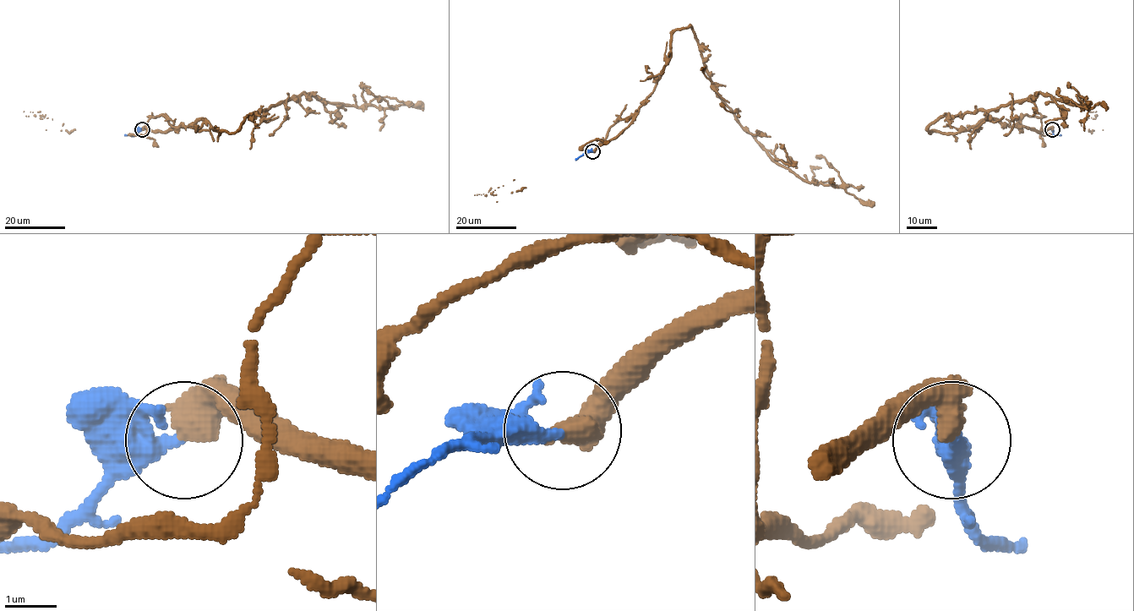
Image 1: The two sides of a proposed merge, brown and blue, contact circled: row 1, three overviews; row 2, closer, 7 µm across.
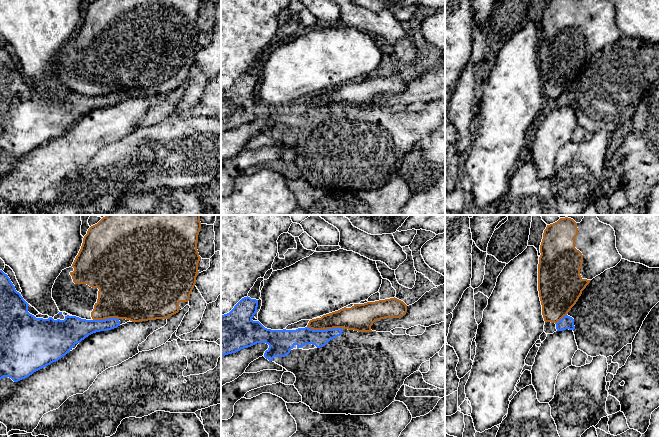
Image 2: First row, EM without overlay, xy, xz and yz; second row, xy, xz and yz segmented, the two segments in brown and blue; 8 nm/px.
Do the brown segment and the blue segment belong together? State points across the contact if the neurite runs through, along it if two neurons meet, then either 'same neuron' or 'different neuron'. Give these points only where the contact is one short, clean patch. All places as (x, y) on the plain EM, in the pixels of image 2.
border xz (307, 102), (313, 105), (343, 105); different neuron

